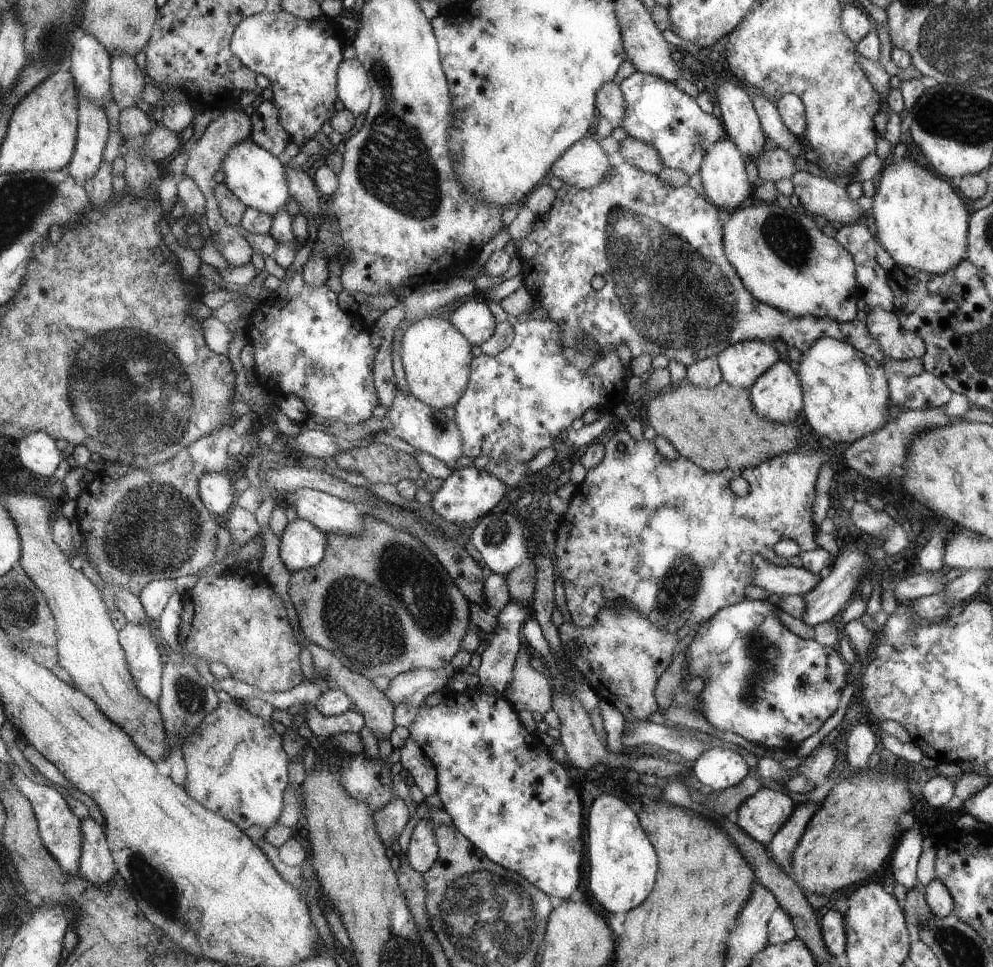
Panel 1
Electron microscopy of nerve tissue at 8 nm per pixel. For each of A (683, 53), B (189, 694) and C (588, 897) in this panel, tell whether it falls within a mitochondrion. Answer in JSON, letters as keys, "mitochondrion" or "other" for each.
{"A":"other","B":"mitochondrion","C":"other"}

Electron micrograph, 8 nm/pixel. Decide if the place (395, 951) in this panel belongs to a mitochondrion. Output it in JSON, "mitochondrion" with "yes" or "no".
{"mitochondrion":"yes"}

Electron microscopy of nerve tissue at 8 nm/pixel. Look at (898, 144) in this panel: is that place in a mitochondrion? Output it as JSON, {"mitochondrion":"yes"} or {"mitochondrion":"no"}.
{"mitochondrion":"no"}

